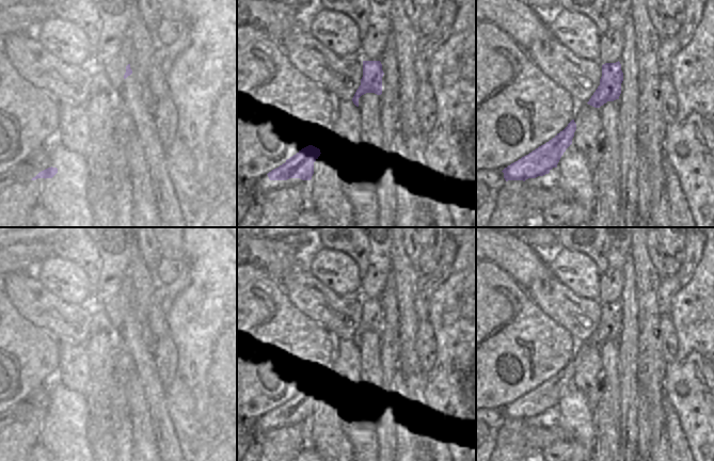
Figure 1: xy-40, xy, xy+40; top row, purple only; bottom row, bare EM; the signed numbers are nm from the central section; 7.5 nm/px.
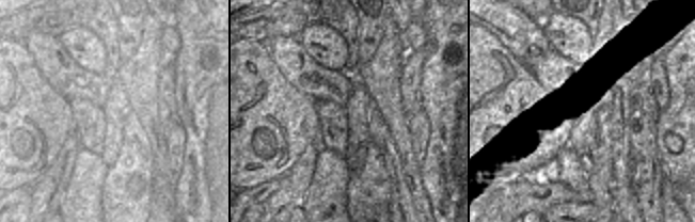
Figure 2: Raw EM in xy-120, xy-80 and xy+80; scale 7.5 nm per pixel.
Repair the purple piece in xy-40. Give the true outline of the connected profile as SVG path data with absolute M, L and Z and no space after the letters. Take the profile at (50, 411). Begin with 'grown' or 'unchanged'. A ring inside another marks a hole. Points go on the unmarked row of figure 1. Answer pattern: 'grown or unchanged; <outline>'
grown; M51 406L30 419L17 419L7 426L6 438L0 439L0 461L27 461L28 442L25 439L37 432L47 423L46 418L52 417L57 412L58 408Z

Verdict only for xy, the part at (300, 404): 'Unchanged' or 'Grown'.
Grown

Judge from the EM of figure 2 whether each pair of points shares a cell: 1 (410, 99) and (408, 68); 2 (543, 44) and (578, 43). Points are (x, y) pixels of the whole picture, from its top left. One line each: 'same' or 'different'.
1: same
2: different

